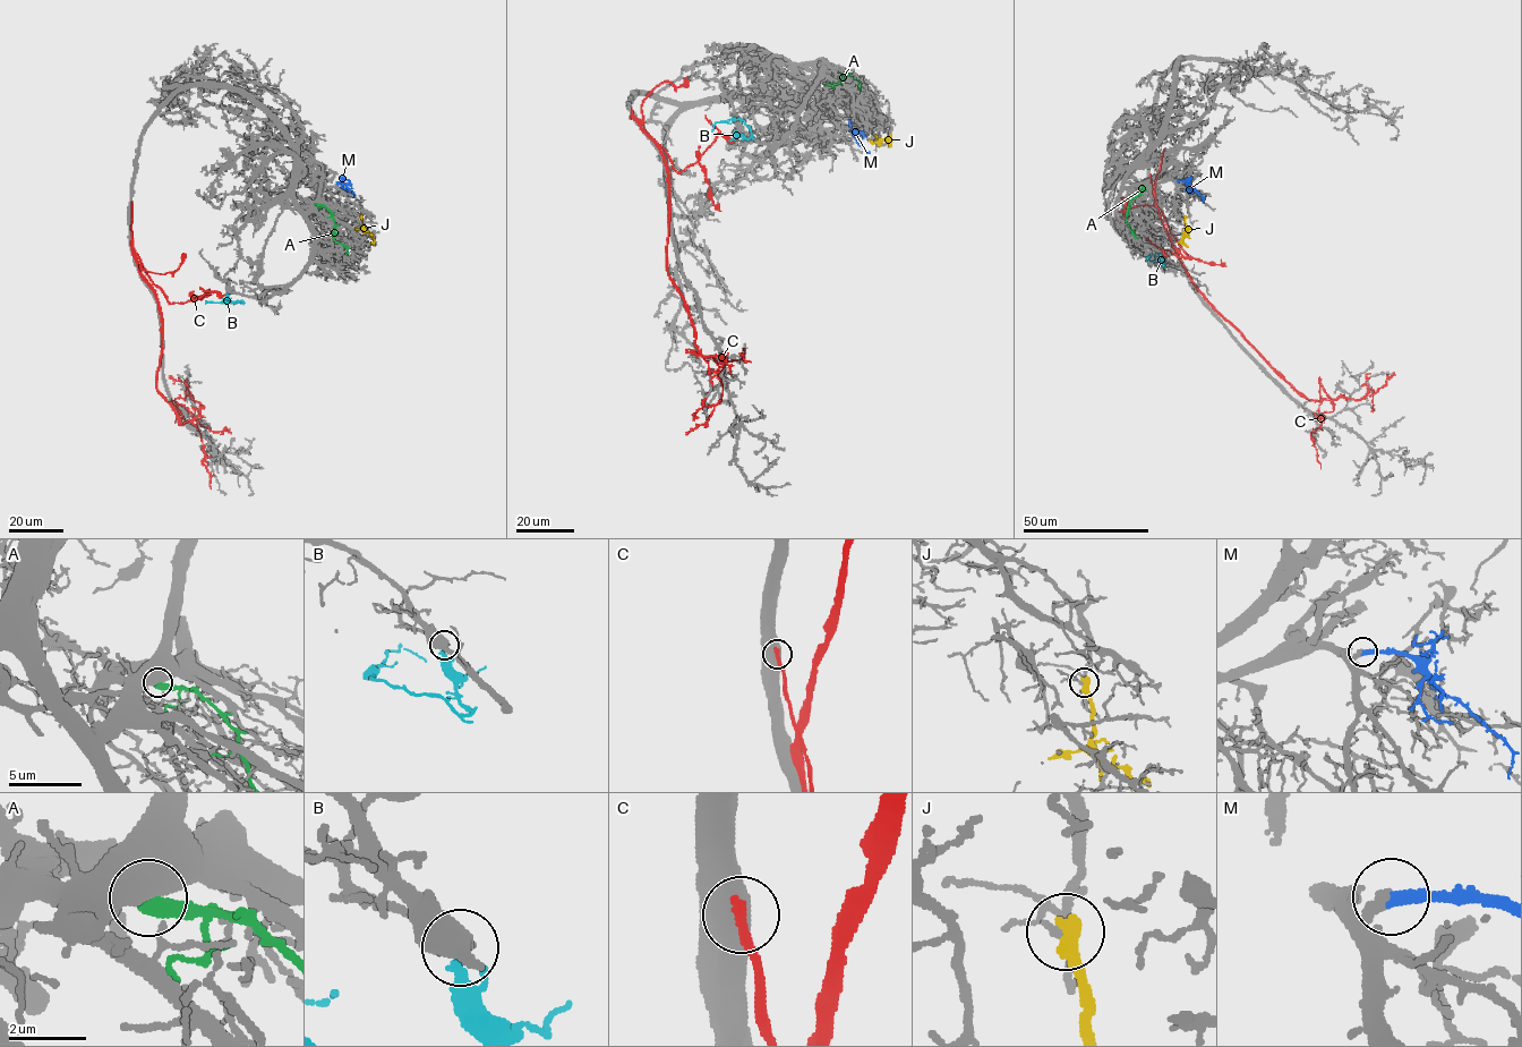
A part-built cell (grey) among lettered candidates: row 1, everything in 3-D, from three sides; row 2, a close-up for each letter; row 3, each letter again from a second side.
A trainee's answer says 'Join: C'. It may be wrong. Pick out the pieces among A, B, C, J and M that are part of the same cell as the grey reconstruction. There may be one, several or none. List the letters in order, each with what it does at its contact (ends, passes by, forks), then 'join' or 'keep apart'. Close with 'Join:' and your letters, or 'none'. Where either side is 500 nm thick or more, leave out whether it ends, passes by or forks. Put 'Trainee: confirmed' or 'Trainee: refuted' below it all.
A: keep apart
B: it ends | keep apart
C: keep apart
J: keep apart
M: it ends | join
Join: M
Trainee: refuted

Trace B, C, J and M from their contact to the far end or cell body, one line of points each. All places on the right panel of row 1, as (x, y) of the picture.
B: (1160, 254), (1164, 265), (1147, 260), (1149, 254), (1156, 256)
C: (1149, 176), (1159, 214), (1176, 252), (1208, 303), (1308, 399), (1360, 400), (1368, 389), (1374, 393), (1371, 411)
J: (1185, 216), (1182, 243), (1188, 247)
M: (1177, 180), (1194, 188), (1203, 202)

